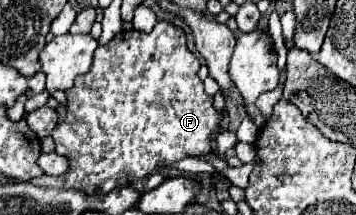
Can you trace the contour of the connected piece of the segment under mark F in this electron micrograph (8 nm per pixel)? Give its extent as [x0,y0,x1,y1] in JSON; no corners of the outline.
[31,20,227,194]

